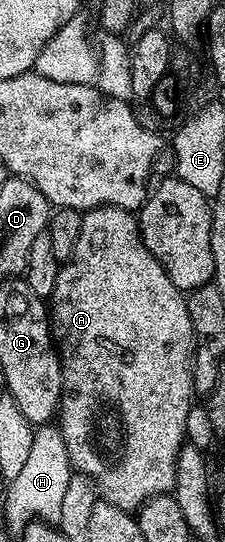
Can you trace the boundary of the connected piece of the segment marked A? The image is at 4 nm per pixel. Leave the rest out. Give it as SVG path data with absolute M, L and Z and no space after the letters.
M94 207L81 214L82 229L78 233L78 241L74 245L74 253L58 273L58 281L54 281L54 293L50 297L50 330L54 346L60 357L60 405L58 408L58 426L66 453L70 457L73 468L95 485L99 498L105 503L113 503L118 509L132 513L155 495L167 495L175 485L175 465L179 451L185 445L186 413L194 406L192 389L192 368L190 360L194 355L194 340L190 313L185 292L179 291L170 281L166 269L144 247L140 236L140 224L137 216L120 207Z

